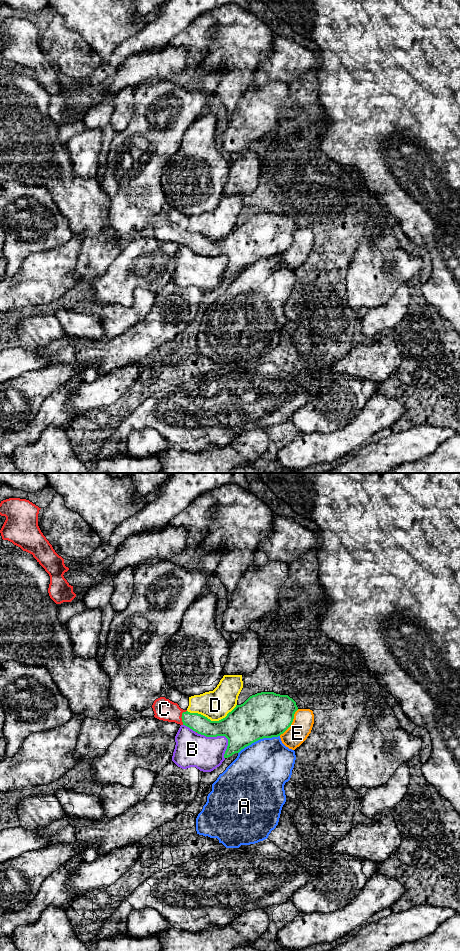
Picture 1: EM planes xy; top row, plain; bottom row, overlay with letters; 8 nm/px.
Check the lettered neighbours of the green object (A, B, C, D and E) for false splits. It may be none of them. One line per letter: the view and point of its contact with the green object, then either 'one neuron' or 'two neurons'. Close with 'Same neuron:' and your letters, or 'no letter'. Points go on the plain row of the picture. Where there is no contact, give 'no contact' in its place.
A: xy (258, 259) | two neurons
B: xy (222, 255) | two neurons
C: xy (181, 237) | one neuron
D: xy (212, 241) | two neurons
E: xy (291, 243) | two neurons
Same neuron: C

